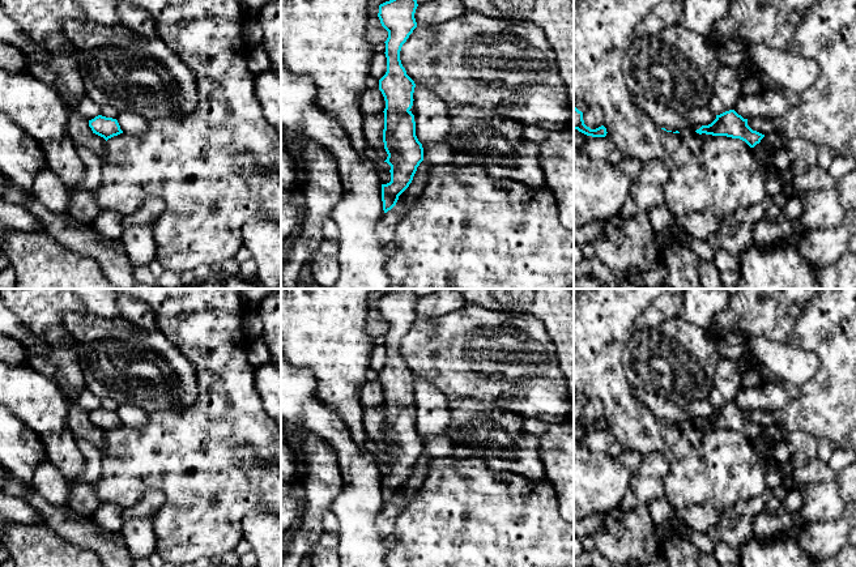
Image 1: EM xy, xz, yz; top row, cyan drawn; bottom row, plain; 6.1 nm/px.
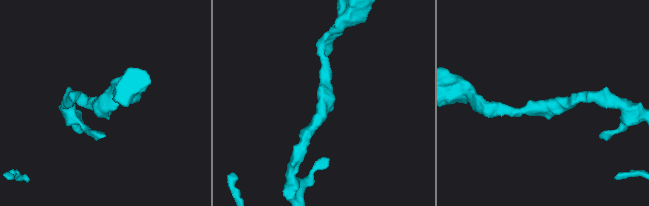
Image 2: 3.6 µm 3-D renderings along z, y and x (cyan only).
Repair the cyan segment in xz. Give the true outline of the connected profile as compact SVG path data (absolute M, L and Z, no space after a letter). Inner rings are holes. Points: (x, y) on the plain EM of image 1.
M396 289L379 298L378 310L388 324L386 336L387 364L379 372L384 401L383 435L391 459L391 474L382 477L383 503L391 503L399 489L409 479L417 460L423 453L423 440L416 429L416 414L410 401L416 376L406 367L400 344L417 320L416 289Z

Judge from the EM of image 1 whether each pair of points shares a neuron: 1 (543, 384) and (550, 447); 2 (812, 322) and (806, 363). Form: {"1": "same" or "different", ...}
{"1": "different", "2": "different"}

